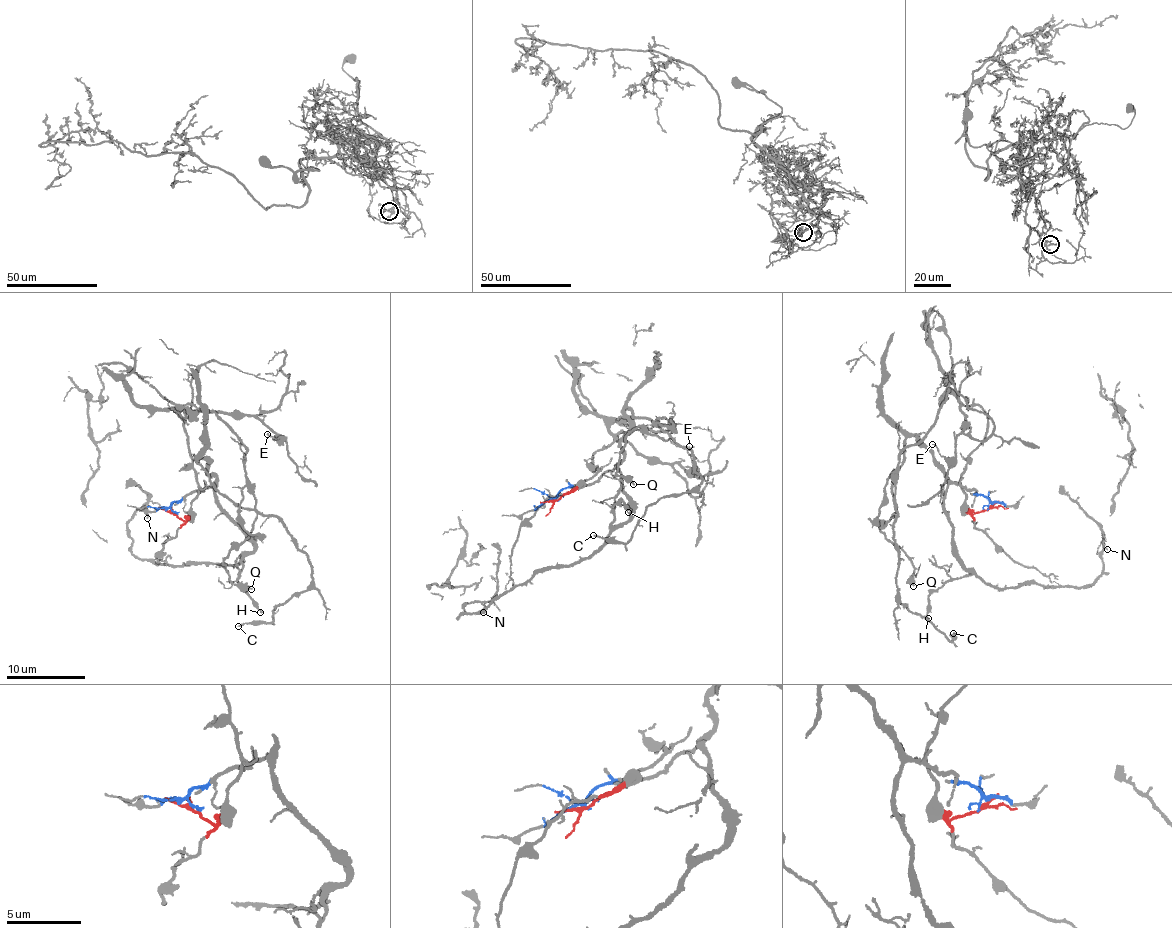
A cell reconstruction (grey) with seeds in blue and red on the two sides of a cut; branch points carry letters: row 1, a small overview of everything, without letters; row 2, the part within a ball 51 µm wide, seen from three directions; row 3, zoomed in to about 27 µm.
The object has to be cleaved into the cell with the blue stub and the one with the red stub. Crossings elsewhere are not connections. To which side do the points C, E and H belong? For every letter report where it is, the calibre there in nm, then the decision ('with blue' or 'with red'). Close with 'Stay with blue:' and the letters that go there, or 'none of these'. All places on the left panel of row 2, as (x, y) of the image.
C: (238, 626) | 120 nm | with blue
E: (267, 434) | 110 nm | with red
H: (260, 612) | 140 nm | with blue
Stay with blue: C, H

